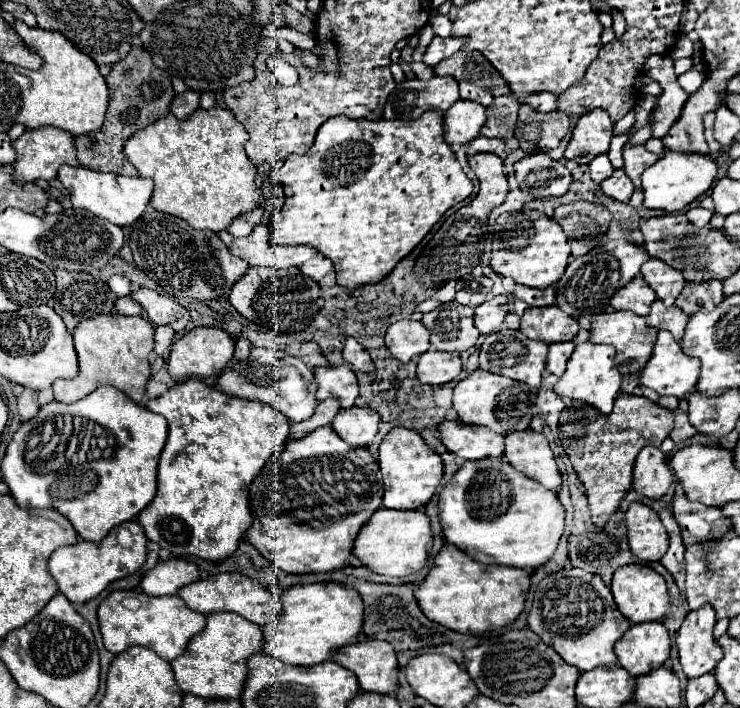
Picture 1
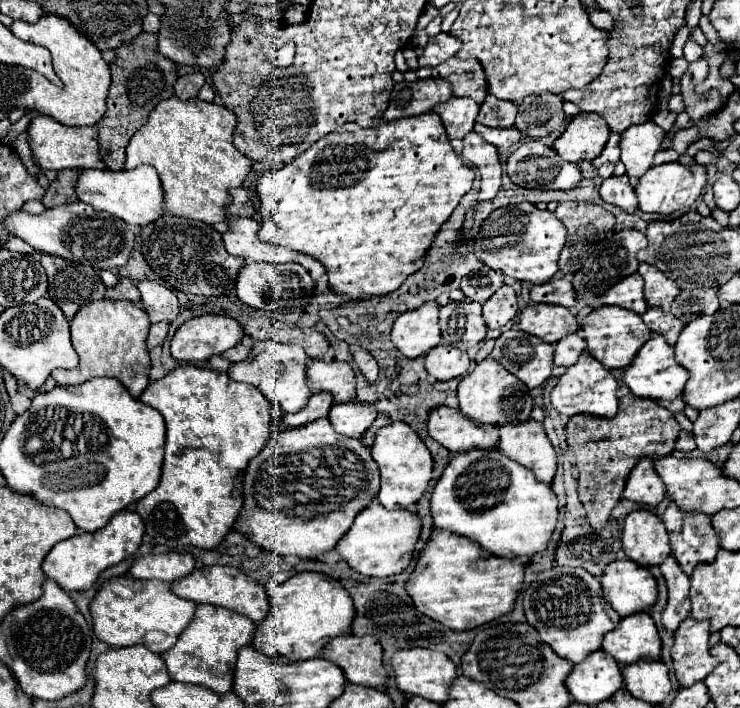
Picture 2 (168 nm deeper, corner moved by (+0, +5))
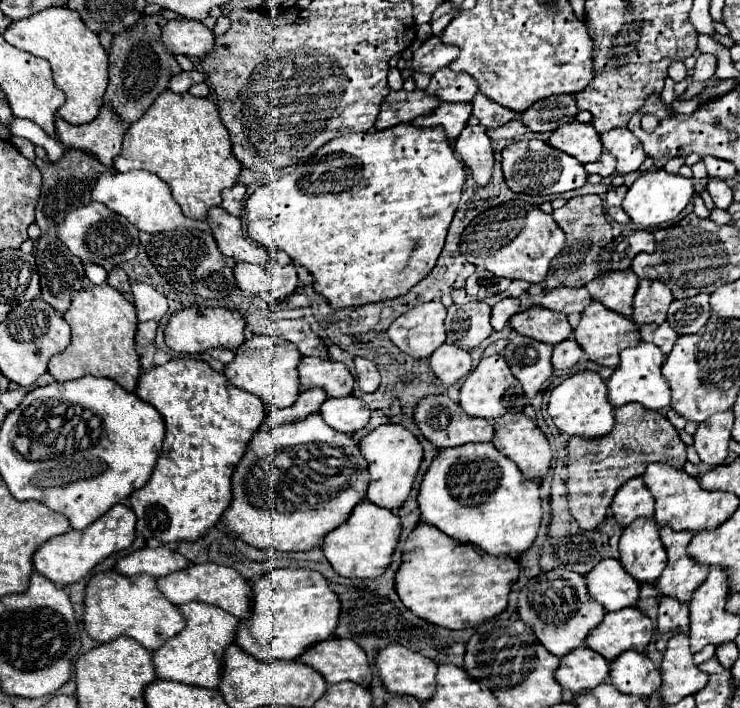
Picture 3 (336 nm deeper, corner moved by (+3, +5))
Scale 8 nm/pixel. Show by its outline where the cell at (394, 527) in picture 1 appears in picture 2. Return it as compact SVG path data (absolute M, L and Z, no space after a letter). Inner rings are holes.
M376 499L358 513L352 529L338 541L336 551L340 557L358 573L370 575L370 577L392 577L402 571L412 561L414 547L420 537L420 527L422 521L416 511L410 509L396 509L388 511L384 509Z

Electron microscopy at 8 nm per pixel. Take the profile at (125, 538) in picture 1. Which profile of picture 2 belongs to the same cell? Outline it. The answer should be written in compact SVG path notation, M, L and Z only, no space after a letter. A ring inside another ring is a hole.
M134 511L116 513L104 529L100 529L96 533L80 533L80 535L74 535L70 539L56 543L50 549L50 553L46 555L42 569L44 569L46 577L54 579L64 591L68 591L68 593L86 591L98 581L98 575L104 569L118 565L126 557L134 555L142 543L142 535L144 535L144 523L138 517L138 513L134 513Z

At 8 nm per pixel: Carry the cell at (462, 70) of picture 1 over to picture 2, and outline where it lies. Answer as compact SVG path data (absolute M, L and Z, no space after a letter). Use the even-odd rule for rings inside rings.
M452 57L450 61L444 61L442 65L434 67L432 77L448 79L456 97L472 97L476 103L482 103L488 95L484 69L480 61L474 59L460 61L458 57Z

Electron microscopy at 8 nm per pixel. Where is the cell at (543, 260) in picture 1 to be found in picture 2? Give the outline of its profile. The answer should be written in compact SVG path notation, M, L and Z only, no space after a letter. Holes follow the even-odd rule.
M526 209L526 219L528 223L522 223L522 241L518 241L518 245L510 245L510 249L494 249L494 253L482 253L478 259L490 269L500 269L508 277L540 285L550 281L558 271L558 257L566 241L566 227L550 211Z

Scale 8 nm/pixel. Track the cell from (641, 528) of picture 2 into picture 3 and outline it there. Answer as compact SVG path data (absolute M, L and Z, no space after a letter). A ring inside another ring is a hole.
M641 517L623 529L619 553L623 569L639 583L655 583L667 563L667 555L659 539L659 527L653 519Z

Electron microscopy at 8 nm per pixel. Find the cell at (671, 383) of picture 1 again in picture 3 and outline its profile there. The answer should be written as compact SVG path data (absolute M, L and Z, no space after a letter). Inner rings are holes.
M641 341L635 347L623 349L619 355L621 355L621 363L617 365L615 373L607 379L607 397L611 405L621 407L625 403L639 403L649 411L667 409L671 403L671 389L661 375L661 367L665 361L665 355L661 353L661 349Z

